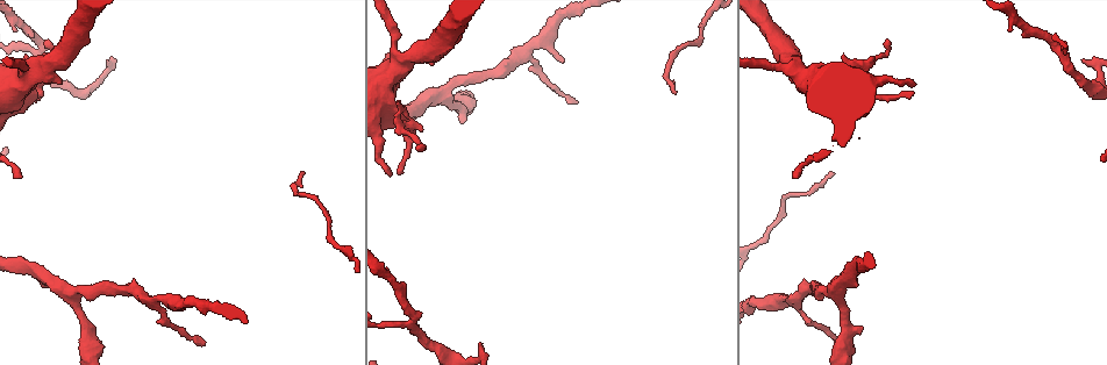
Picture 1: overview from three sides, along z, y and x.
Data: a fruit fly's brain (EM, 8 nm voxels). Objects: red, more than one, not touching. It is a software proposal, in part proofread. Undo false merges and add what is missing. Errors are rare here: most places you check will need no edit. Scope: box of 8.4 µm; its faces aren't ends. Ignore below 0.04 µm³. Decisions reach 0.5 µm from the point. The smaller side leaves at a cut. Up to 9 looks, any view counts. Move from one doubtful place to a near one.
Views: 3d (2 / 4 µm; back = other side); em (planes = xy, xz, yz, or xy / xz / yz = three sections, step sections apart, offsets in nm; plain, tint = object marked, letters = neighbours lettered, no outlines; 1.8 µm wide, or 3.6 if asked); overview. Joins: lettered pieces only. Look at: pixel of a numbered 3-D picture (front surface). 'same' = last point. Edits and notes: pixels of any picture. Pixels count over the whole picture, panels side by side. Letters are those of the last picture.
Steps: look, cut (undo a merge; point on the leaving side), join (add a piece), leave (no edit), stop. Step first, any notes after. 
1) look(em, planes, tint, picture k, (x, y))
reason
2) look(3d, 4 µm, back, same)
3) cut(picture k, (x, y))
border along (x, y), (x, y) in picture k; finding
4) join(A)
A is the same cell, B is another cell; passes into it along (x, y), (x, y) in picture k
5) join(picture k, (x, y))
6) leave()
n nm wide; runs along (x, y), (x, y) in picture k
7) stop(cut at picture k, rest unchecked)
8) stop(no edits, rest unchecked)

look(em, planes, tint, picture 1, (564, 62))
branch stops here

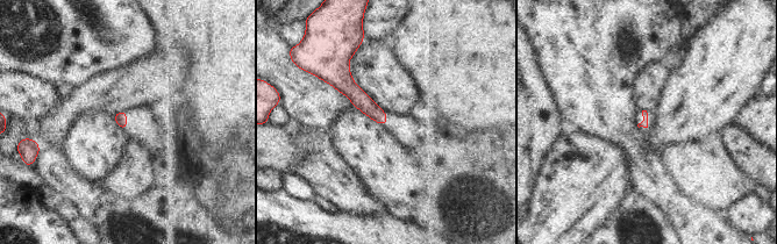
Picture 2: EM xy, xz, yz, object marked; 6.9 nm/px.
look(em, planes, letters, same)

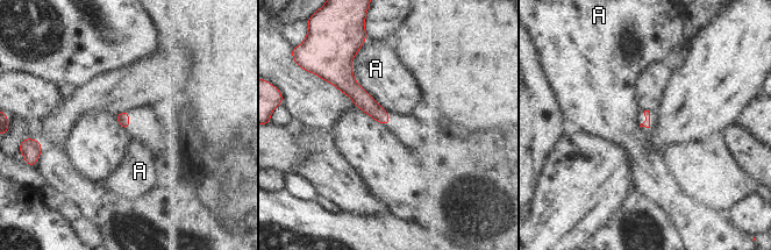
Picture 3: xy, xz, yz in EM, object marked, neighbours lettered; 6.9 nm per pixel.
leave()
A is another cell; border along (359, 47), (351, 73), (385, 111) in picture 3; none of them fits

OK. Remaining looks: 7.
look(em, 3.6 µm, planes, letters, picture 1, (845, 336))
calibre changes

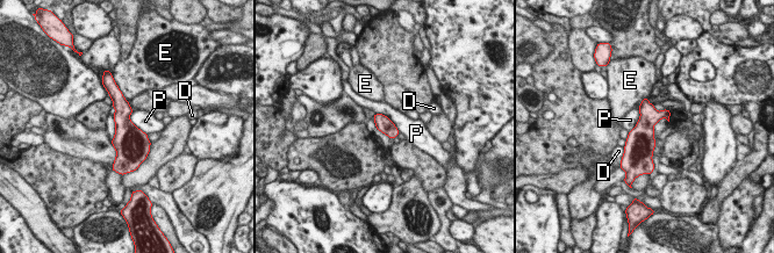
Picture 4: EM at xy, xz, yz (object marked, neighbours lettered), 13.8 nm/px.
leave()
220 nm wide; D, E and P are other cells; border along (375, 113), (384, 114), (400, 132) in picture 4; all the same neuron

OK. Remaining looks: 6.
look(3d, 2 µm, picture 1, (411, 326))
side arm on a straight run

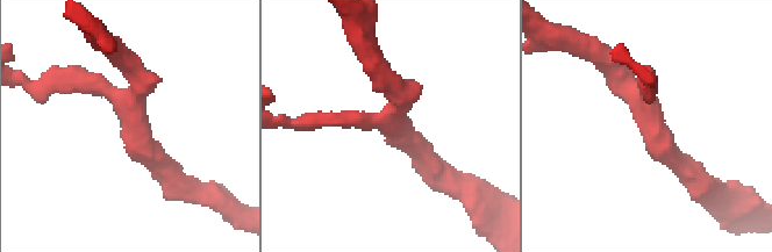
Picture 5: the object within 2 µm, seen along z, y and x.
look(em, planes, letters, picture 5, (392, 120))

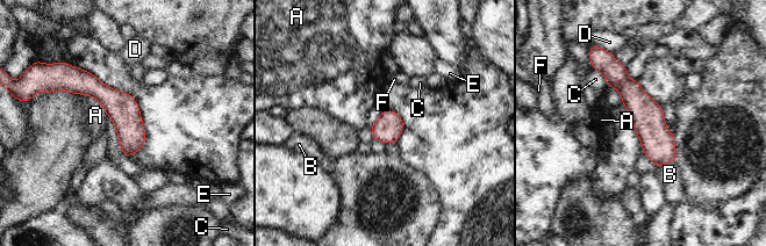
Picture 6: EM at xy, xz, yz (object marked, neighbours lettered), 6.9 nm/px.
leave()
A touches over 280 nm; A, B, C, D, E and F are other cells; border along (77, 93), (93, 96), (108, 116) in picture 6; one neuron here

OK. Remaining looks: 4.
look(em, planes, letters, picture 1, (911, 87))
branch stops here

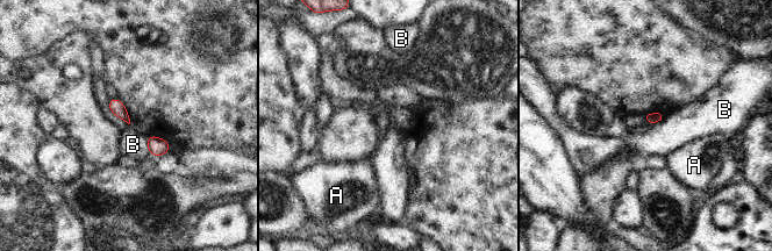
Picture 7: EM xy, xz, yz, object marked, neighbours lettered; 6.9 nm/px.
leave()
A and B are other cells; border along (147, 136), (147, 149), (149, 151) in picture 7; none of them fits

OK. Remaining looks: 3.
stop(no edits, rest unchecked)

